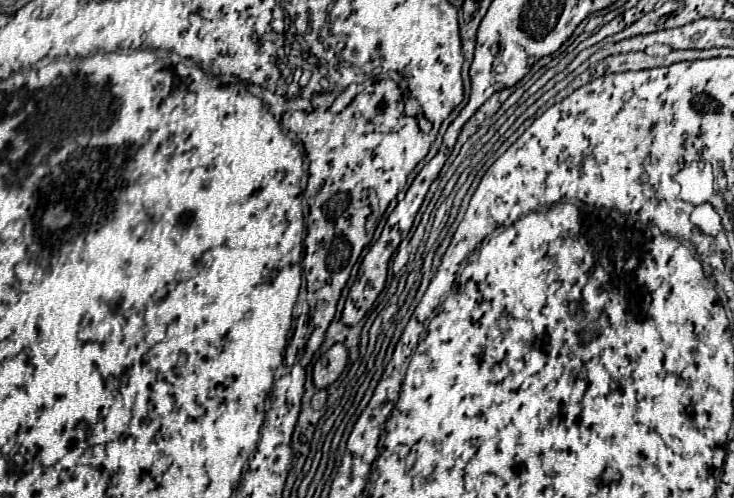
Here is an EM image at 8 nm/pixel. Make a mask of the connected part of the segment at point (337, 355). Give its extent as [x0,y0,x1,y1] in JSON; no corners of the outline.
[314,343,348,389]

